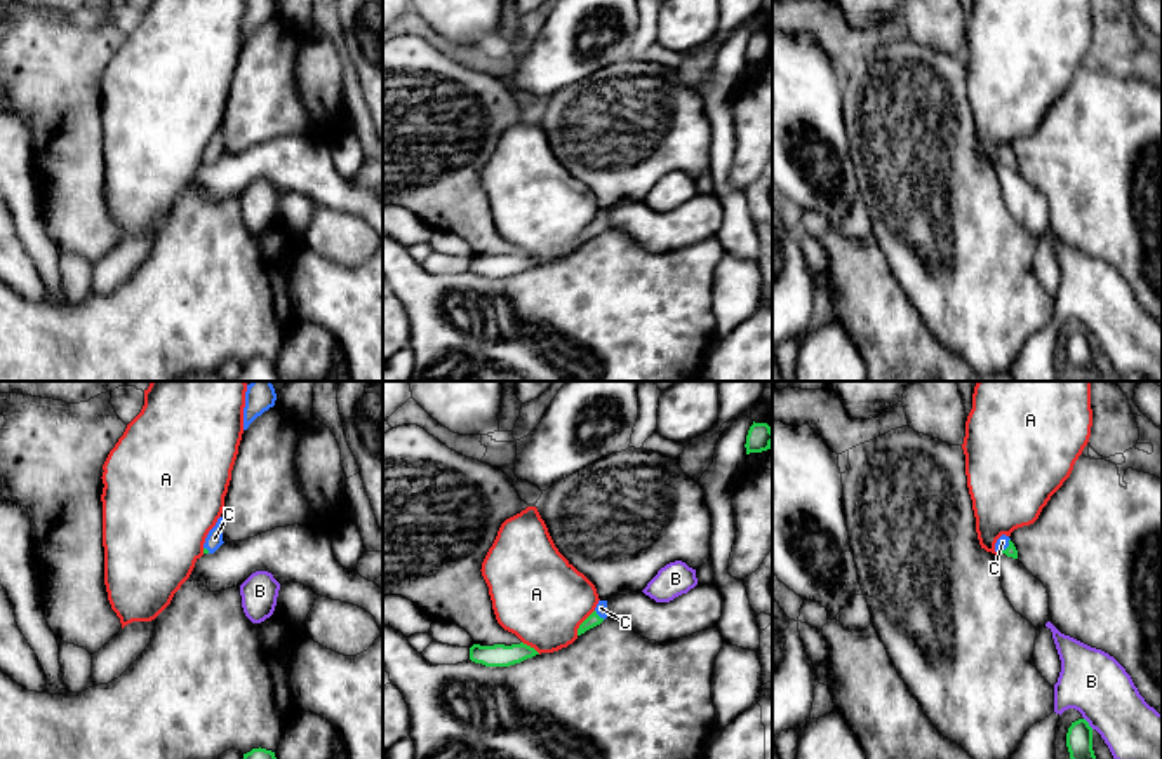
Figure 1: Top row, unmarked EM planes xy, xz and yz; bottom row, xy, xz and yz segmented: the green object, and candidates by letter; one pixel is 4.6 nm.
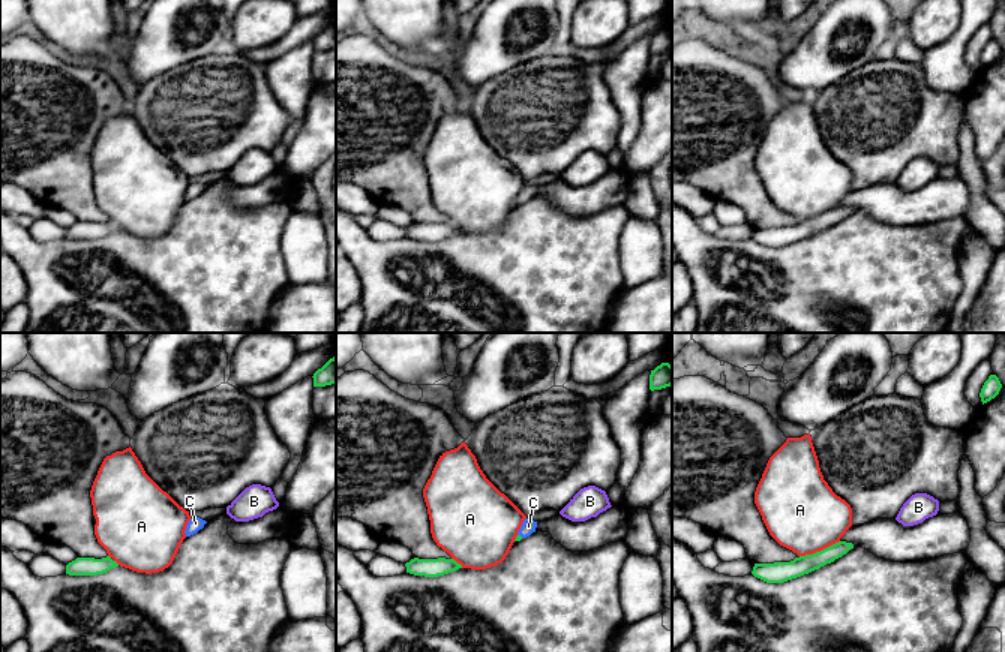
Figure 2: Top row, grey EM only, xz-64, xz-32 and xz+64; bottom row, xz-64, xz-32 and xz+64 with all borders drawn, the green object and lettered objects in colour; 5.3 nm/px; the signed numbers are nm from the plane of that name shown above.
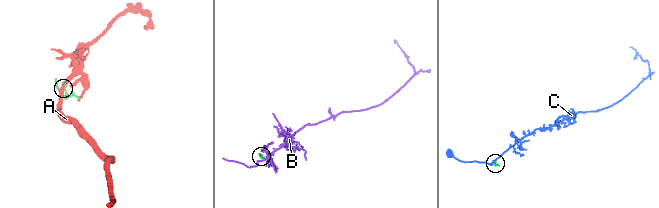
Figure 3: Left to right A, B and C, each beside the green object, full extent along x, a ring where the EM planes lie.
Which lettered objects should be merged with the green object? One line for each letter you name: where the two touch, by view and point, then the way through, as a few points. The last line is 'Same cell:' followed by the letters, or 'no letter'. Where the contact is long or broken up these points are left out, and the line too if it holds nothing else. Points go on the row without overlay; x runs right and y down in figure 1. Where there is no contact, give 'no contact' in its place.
C: meets green in yz at (1009, 155); runs through yz (1011, 161), (1009, 155), (1002, 152)
Same cell: C

